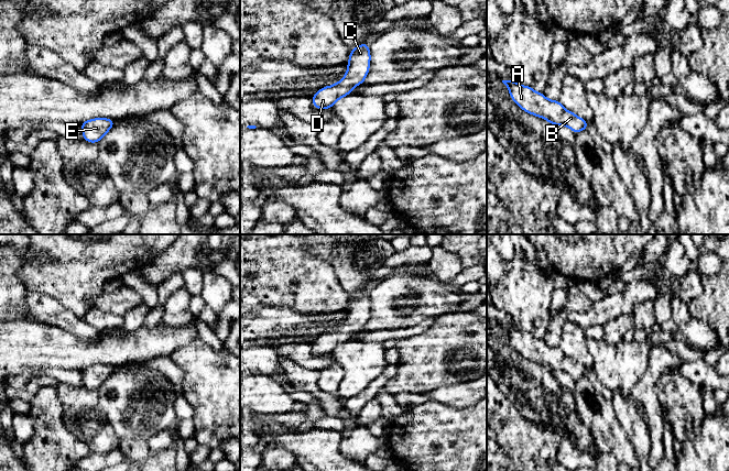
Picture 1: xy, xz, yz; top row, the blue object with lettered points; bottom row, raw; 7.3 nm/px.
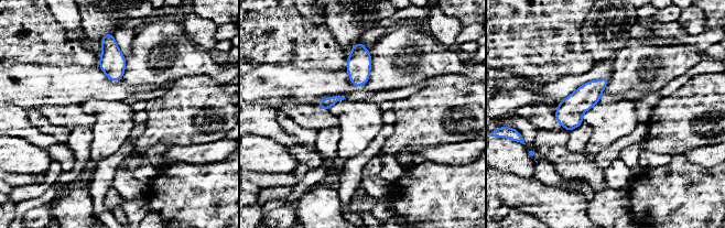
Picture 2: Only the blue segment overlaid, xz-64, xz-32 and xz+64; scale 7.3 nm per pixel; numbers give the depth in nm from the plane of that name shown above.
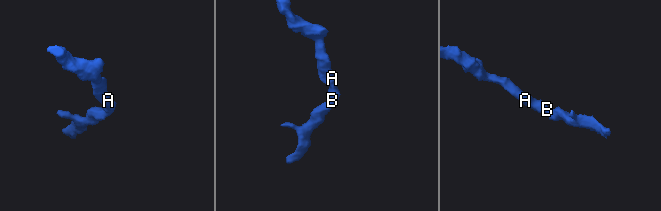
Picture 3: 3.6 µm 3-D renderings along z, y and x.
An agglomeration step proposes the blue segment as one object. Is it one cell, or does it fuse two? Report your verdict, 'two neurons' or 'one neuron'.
one neuron

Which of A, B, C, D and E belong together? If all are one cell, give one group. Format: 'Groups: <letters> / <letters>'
Groups: A B C D E

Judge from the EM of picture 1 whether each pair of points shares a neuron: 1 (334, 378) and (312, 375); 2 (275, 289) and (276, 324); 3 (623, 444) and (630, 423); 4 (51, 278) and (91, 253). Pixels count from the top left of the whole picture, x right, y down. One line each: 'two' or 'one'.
1: two
2: two
3: two
4: one

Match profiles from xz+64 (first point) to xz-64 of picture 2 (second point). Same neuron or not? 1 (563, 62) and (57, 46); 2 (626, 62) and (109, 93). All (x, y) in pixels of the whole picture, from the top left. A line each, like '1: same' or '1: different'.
1: same
2: different

